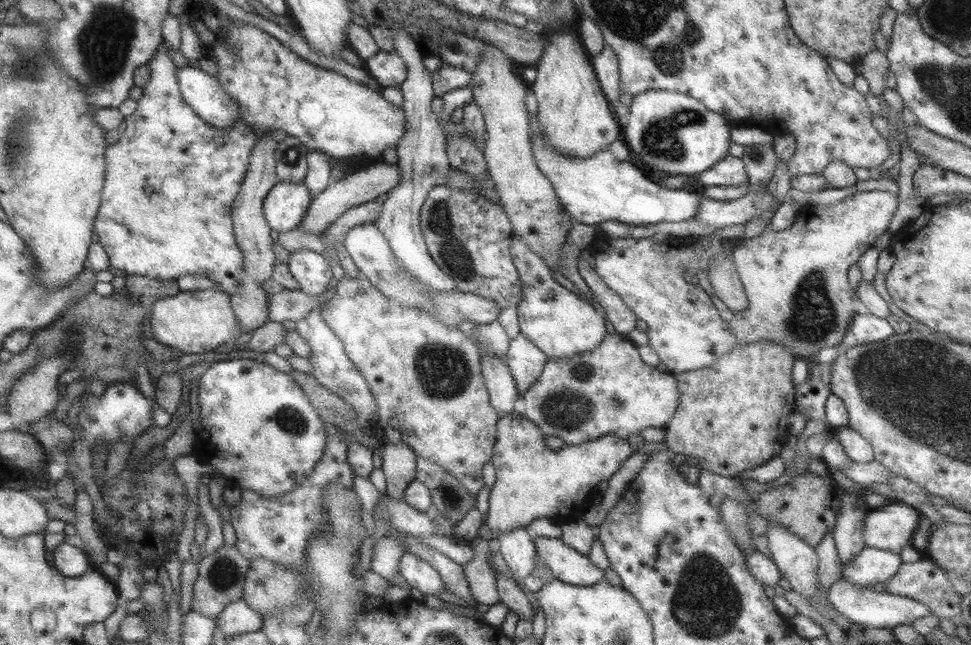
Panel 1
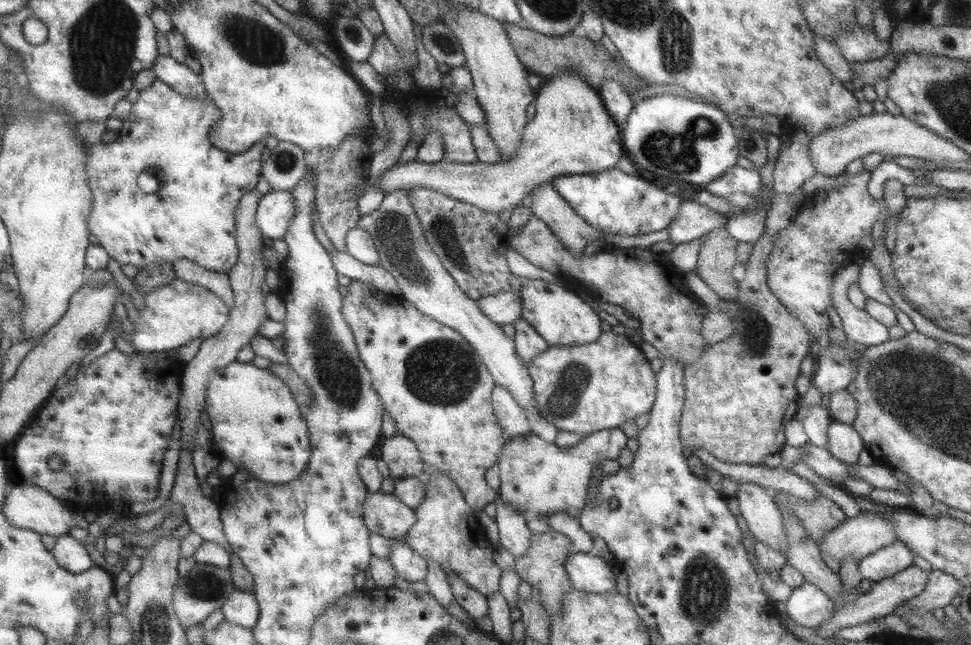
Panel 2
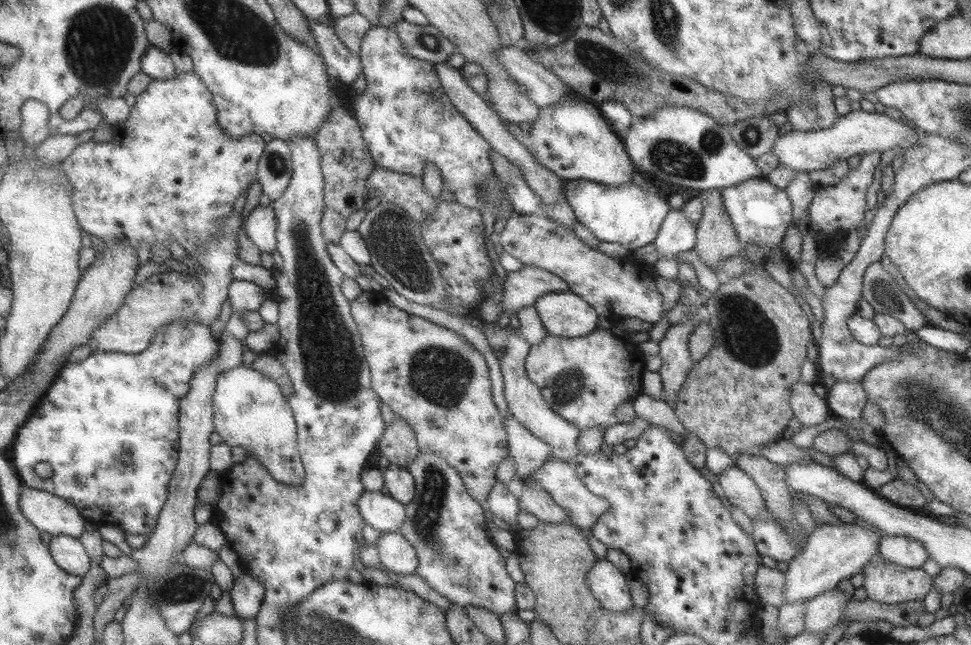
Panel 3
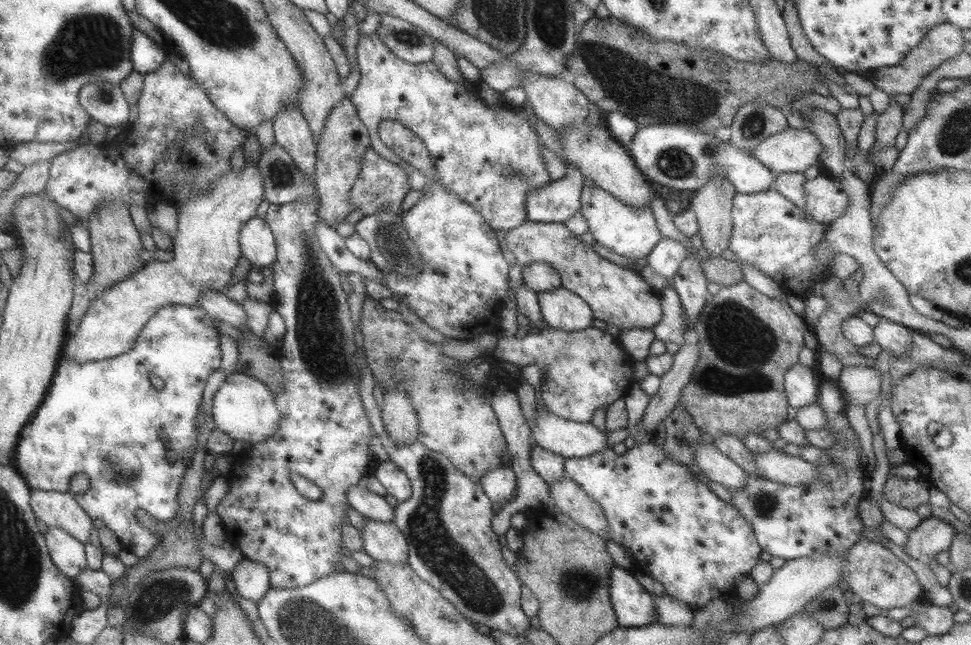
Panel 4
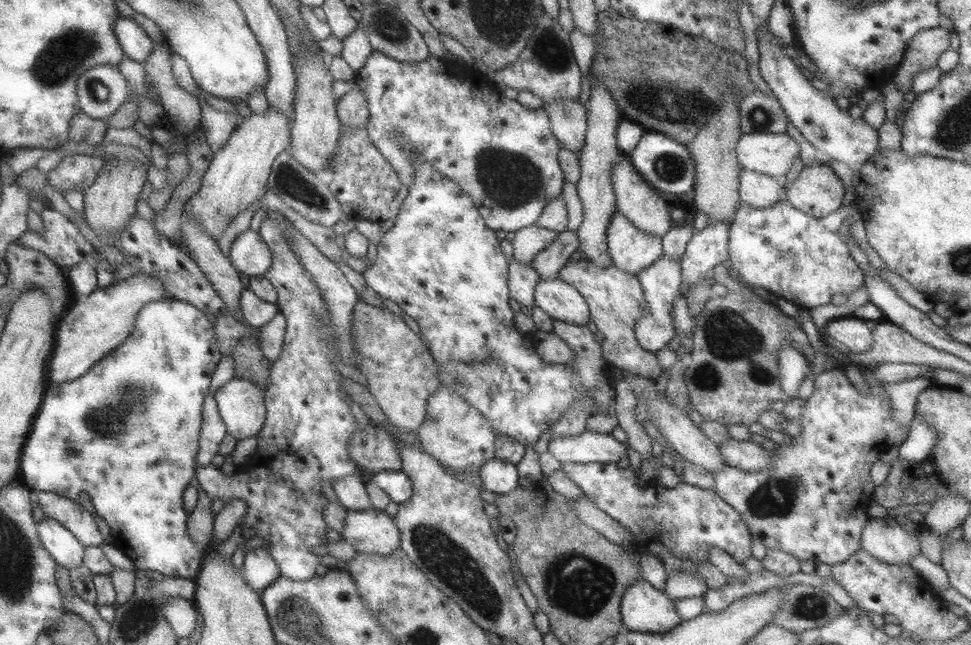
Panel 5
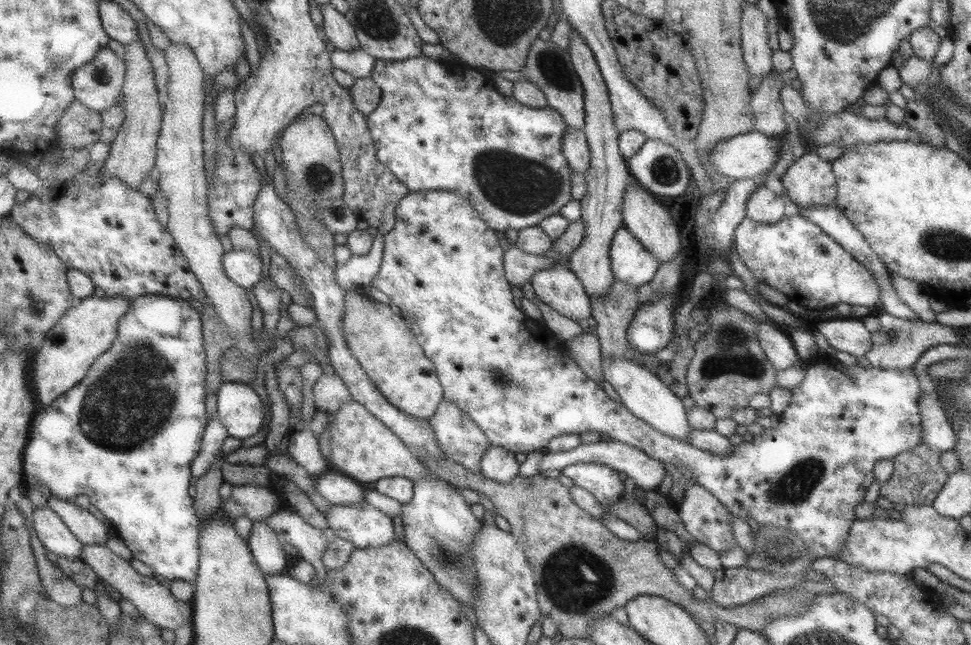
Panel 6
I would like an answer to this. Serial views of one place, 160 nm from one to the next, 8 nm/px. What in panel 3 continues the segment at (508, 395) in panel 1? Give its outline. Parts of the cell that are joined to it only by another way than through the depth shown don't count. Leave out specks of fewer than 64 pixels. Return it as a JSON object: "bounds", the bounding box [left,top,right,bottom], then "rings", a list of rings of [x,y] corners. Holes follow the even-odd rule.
{"bounds":[503,413,552,499],"rings":[[[511,413],[503,420],[503,425],[507,434],[509,455],[515,461],[516,467],[515,477],[509,483],[508,489],[519,499],[526,476],[534,474],[534,470],[538,470],[549,461],[552,457],[552,448],[532,435]]]}

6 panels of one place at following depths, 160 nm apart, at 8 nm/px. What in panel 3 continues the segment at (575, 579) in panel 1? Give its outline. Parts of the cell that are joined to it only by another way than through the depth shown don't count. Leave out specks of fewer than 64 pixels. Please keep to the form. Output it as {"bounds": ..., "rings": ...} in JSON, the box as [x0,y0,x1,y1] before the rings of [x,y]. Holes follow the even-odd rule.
{"bounds":[586,558,634,612],"rings":[[[606,558],[594,561],[586,573],[592,596],[595,596],[601,606],[607,611],[628,612],[634,607],[630,589],[626,583],[626,575]]]}

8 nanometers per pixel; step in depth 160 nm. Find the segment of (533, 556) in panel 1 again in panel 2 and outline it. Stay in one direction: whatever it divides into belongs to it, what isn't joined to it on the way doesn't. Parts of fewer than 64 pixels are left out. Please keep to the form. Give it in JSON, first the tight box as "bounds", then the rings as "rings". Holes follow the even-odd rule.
{"bounds":[494,493,533,558],"rings":[[[499,493],[494,504],[497,508],[496,524],[499,528],[498,546],[511,552],[515,558],[520,558],[530,548],[533,532],[528,528],[523,513],[505,504]]]}

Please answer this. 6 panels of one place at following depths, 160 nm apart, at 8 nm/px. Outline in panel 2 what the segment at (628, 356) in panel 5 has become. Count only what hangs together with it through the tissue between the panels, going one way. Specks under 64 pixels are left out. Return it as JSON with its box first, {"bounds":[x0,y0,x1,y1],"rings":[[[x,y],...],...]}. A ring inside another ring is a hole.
{"bounds":[509,214,710,367],"rings":[[[533,214],[524,228],[519,228],[518,232],[513,232],[513,230],[509,232],[509,246],[510,249],[527,258],[534,266],[548,270],[556,276],[562,276],[562,278],[564,278],[564,273],[570,274],[590,290],[598,292],[602,302],[617,304],[631,312],[641,323],[643,340],[658,349],[660,359],[664,360],[666,357],[670,357],[670,359],[676,359],[678,363],[682,363],[686,367],[698,361],[700,355],[709,348],[710,345],[706,344],[706,340],[702,338],[703,322],[706,314],[703,315],[696,310],[700,300],[688,289],[684,273],[674,267],[672,263],[669,263],[665,253],[654,253],[651,251],[651,247],[643,249],[635,246],[614,248],[612,252],[601,250],[599,253],[592,255],[574,256],[560,242],[553,230]]]}

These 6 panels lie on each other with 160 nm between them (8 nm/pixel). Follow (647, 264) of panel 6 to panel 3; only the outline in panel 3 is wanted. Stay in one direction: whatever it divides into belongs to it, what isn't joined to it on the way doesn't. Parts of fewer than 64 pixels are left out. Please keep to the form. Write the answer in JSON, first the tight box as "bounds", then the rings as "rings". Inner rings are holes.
{"bounds":[564,179,671,253],"rings":[[[572,179],[565,184],[564,195],[574,209],[577,222],[601,241],[618,242],[630,253],[654,242],[666,215],[671,211],[666,196],[660,197],[657,192],[643,190],[632,181],[608,187],[586,179]]]}

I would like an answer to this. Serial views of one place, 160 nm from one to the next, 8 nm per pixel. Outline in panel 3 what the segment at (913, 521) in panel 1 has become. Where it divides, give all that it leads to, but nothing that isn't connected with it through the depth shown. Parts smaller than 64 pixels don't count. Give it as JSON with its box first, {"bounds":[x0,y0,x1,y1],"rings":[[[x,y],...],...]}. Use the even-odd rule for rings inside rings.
{"bounds":[784,523,881,603],"rings":[[[855,523],[836,526],[833,524],[818,524],[807,536],[807,545],[803,551],[796,554],[789,564],[789,569],[784,573],[785,603],[795,603],[810,600],[814,596],[822,595],[837,586],[838,582],[844,578],[850,578],[863,572],[863,568],[873,560],[873,556],[879,552],[881,536],[872,529],[860,526]]]}

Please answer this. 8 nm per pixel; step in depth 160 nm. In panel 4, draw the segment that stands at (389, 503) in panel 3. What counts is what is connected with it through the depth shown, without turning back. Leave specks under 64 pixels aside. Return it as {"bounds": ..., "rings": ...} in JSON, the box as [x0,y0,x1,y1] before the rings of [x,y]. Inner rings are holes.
{"bounds":[347,481,395,522],"rings":[[[363,481],[356,486],[351,486],[347,495],[351,507],[365,519],[393,522],[395,507],[384,499],[385,496],[380,496],[366,488]]]}

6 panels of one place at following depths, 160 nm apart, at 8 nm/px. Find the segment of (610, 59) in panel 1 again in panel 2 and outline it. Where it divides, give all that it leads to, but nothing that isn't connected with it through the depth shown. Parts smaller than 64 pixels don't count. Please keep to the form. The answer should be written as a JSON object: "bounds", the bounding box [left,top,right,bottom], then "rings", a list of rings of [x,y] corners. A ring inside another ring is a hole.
{"bounds":[599,79,635,128],"rings":[[[610,79],[602,83],[599,93],[610,116],[614,118],[618,126],[623,128],[628,115],[632,112],[635,105],[632,99],[630,99],[629,92],[620,81]]]}

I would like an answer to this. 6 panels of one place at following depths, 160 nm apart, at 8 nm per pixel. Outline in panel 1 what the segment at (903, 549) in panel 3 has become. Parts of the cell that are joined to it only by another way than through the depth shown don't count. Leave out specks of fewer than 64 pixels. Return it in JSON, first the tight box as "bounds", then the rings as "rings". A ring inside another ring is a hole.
{"bounds":[841,547,902,587],"rings":[[[864,547],[849,563],[843,564],[841,578],[858,586],[870,587],[892,578],[902,563],[899,553]]]}

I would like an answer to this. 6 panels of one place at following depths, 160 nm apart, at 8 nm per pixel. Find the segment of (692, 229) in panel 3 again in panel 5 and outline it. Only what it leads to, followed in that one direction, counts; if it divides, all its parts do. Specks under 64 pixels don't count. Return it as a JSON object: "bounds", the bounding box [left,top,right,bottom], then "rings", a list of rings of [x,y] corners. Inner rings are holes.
{"bounds":[633,254,683,353],"rings":[[[663,254],[658,257],[658,260],[655,260],[654,264],[648,268],[643,268],[637,274],[637,277],[640,279],[644,289],[647,312],[636,321],[633,329],[639,346],[646,351],[656,353],[658,350],[668,347],[670,341],[676,336],[673,318],[671,317],[671,308],[674,299],[681,294],[680,286],[683,283],[681,266],[677,263],[677,260]]]}

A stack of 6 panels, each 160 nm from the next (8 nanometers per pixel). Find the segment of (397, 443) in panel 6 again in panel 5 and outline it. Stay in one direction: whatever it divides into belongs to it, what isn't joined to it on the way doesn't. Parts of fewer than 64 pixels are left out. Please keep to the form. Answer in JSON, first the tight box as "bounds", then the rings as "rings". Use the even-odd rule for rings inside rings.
{"bounds":[347,424,402,474],"rings":[[[358,424],[355,426],[355,431],[347,440],[347,447],[354,464],[358,466],[359,473],[369,472],[378,474],[384,471],[402,471],[402,459],[395,442],[391,439],[392,433],[386,431],[384,427],[378,425],[371,425],[370,429],[362,429]]]}

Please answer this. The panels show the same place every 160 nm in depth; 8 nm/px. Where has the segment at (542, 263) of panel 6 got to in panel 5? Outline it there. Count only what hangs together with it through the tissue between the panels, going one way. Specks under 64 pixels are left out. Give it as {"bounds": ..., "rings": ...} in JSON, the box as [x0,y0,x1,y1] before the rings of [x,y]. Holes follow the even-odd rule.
{"bounds":[508,258,541,306],"rings":[[[515,258],[509,261],[508,288],[516,302],[522,306],[535,306],[535,288],[541,276],[529,264],[520,264]]]}

